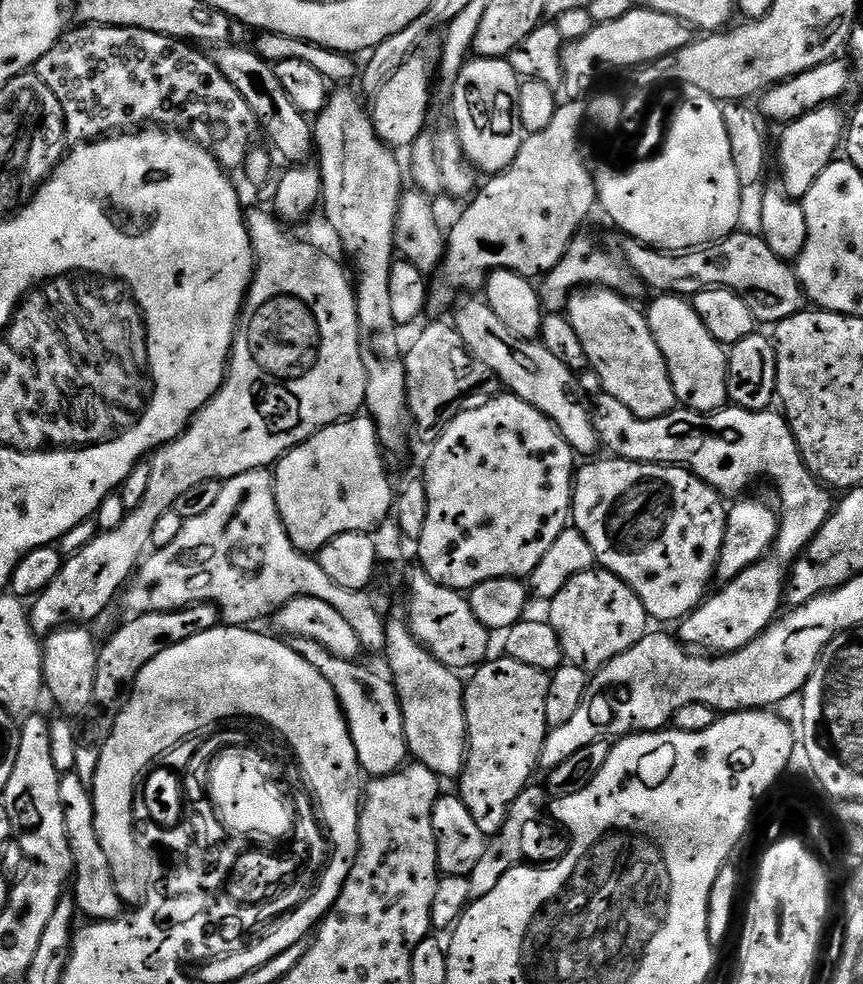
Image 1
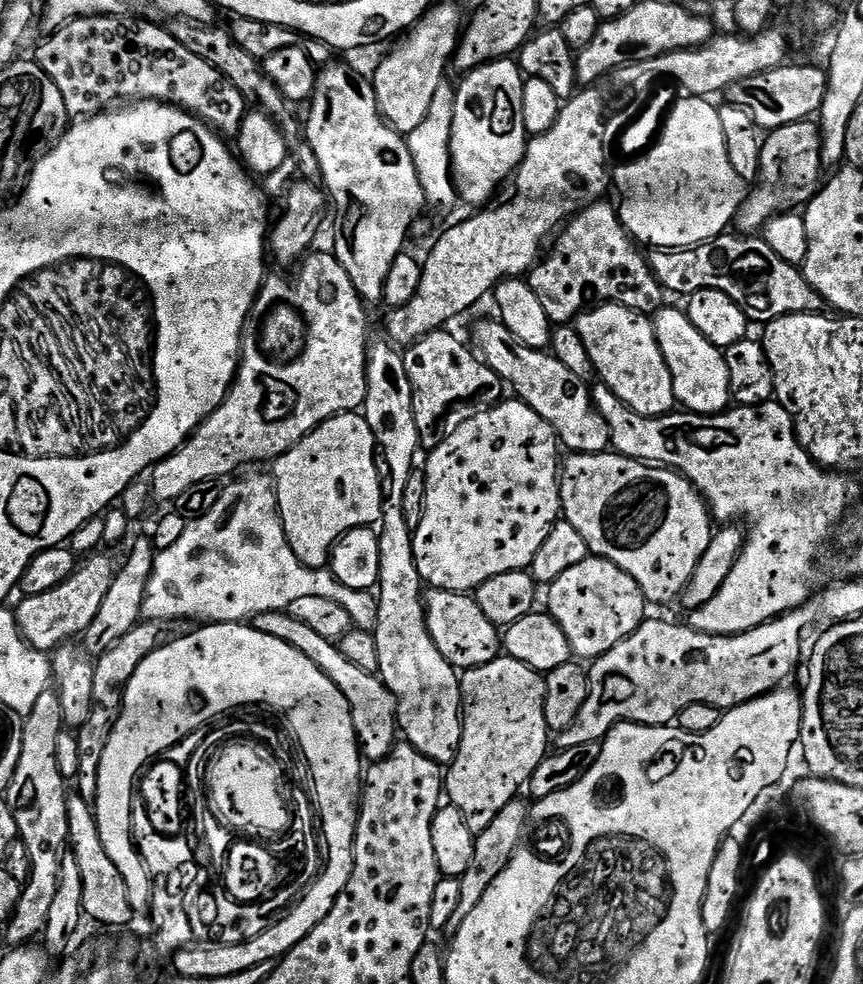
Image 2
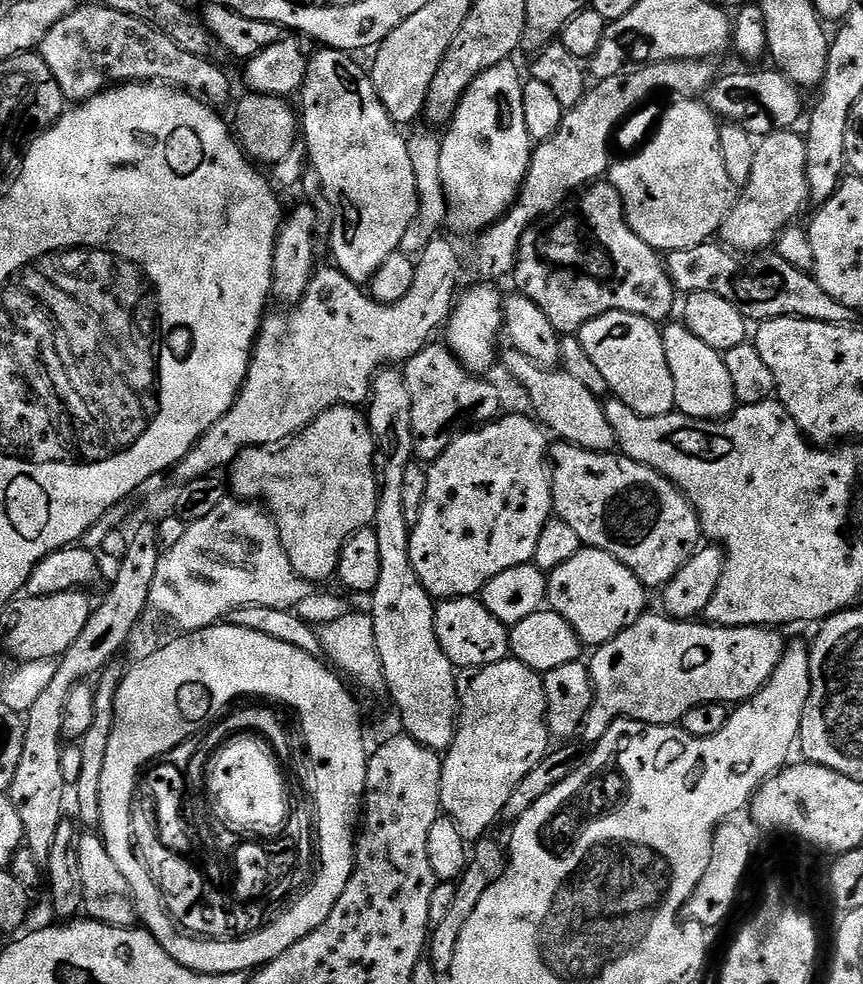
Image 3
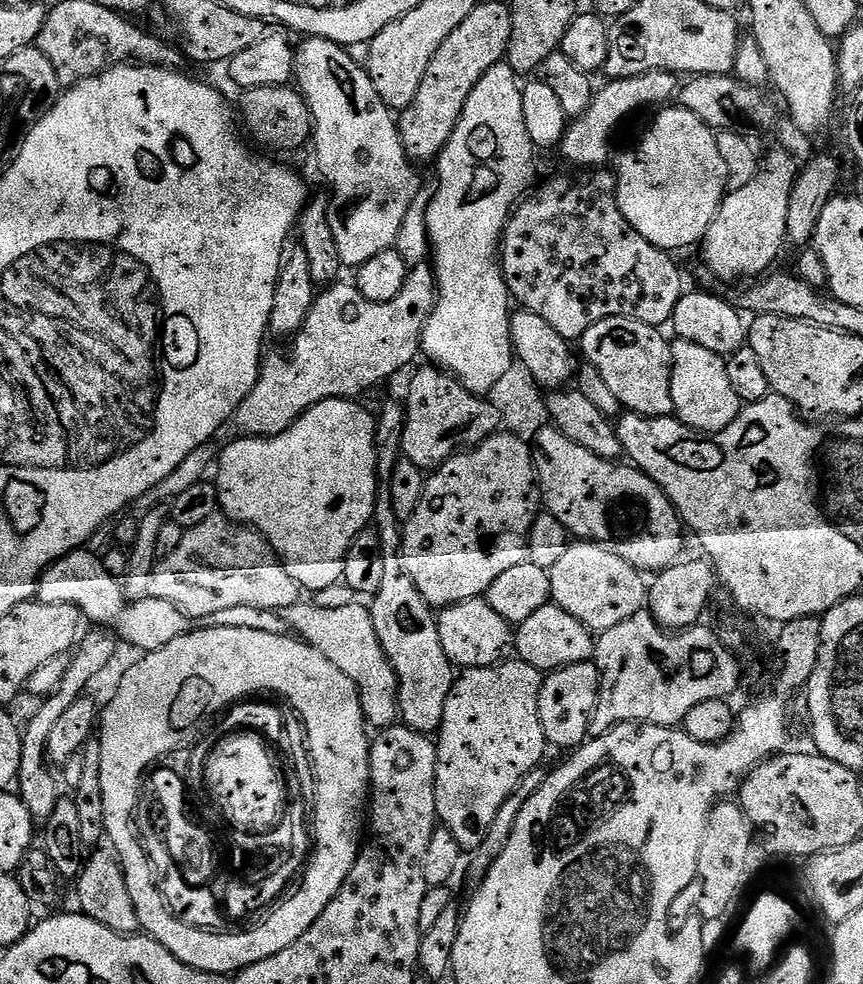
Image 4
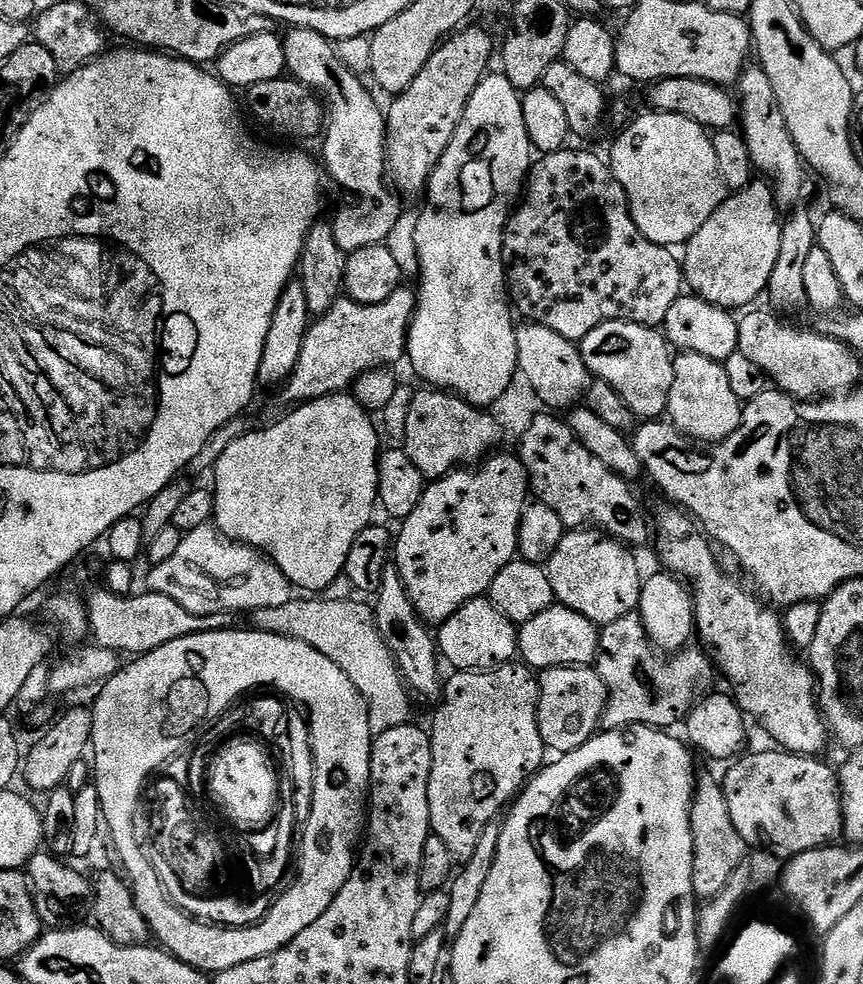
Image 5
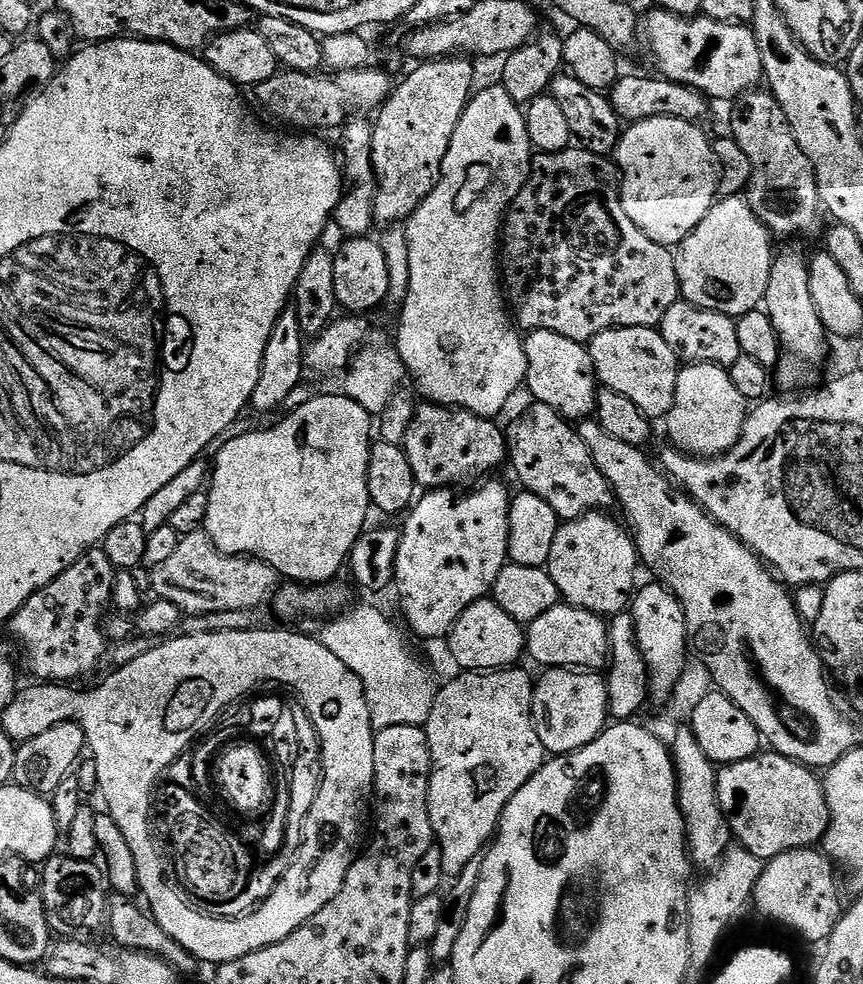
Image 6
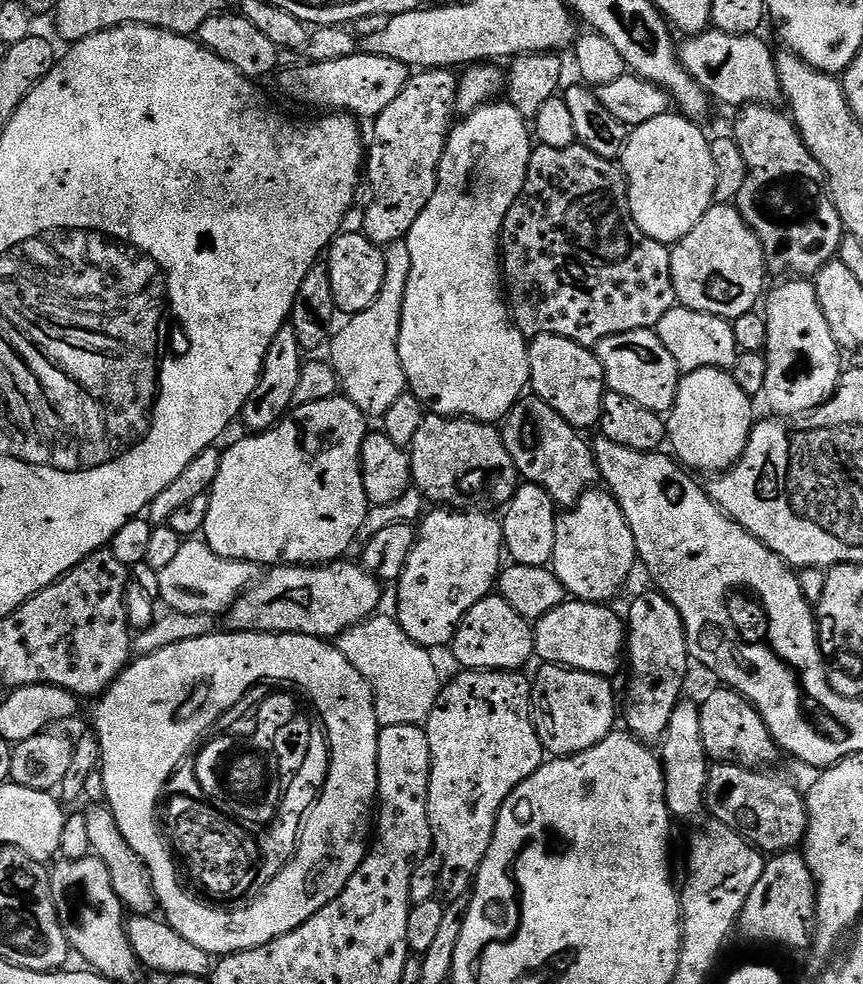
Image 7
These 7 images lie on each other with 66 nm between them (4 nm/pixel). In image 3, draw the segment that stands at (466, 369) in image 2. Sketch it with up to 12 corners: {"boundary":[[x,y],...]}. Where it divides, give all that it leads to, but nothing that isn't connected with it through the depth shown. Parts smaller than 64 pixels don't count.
{"boundary":[[443,343],[402,371],[412,451],[437,460],[501,415],[500,392]]}

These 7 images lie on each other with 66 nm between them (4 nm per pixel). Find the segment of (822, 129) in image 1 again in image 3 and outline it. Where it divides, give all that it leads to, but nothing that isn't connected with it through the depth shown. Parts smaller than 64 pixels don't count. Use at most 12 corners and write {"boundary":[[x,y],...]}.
{"boundary":[[807,139],[757,143],[754,170],[718,236],[771,249],[809,201]]}

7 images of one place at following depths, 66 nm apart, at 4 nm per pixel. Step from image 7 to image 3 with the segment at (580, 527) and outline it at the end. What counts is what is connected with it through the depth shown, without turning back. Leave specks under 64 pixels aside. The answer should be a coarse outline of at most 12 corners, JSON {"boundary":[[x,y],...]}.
{"boundary":[[581,547],[549,571],[547,607],[581,645],[645,615],[618,558]]}

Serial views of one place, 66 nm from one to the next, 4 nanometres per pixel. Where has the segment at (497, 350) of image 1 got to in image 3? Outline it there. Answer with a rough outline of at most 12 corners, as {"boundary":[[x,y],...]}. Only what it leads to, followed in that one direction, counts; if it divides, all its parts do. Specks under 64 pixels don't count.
{"boundary":[[509,347],[502,364],[557,441],[613,451],[603,403]]}

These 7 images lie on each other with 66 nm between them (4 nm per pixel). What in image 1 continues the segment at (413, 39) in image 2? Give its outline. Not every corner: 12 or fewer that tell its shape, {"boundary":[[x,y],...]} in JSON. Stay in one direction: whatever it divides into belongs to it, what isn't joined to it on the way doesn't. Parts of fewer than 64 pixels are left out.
{"boundary":[[413,54],[370,104],[393,150],[425,135],[434,60]]}

